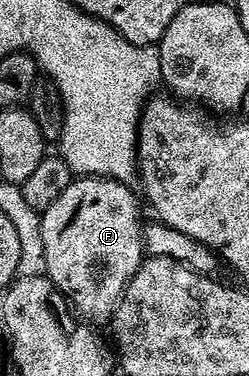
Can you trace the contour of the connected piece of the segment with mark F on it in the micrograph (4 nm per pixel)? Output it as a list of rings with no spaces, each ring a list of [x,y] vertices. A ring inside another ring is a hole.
[[[80,175],[39,214],[43,272],[55,289],[68,298],[71,308],[96,327],[111,322],[128,280],[146,256],[140,205],[128,188],[113,177]]]

